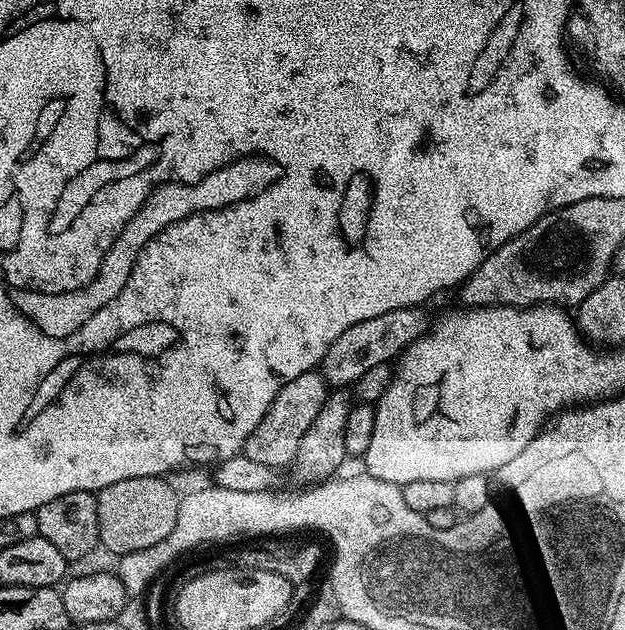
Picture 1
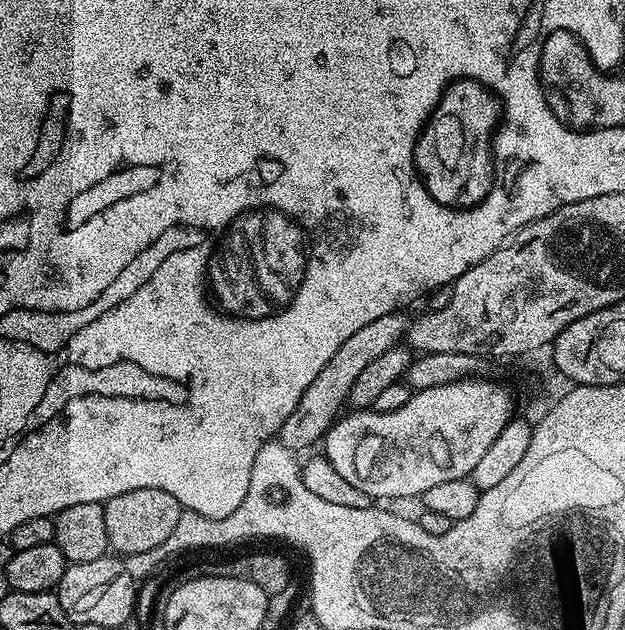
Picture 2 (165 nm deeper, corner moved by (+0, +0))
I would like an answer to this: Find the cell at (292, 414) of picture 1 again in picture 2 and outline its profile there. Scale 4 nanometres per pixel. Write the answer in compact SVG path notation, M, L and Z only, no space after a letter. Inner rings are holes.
M400 310L386 314L382 318L370 322L370 326L362 326L362 330L358 330L358 334L346 338L346 342L342 342L342 346L338 346L338 354L334 354L334 358L330 358L330 362L326 362L326 366L322 366L318 378L314 378L314 382L310 382L306 394L302 394L302 398L298 398L298 406L294 406L294 414L290 414L290 418L286 418L286 422L280 427L278 440L284 443L281 445L285 449L308 448L311 444L319 445L323 441L328 429L336 423L341 415L340 407L345 407L350 386L354 386L358 374L362 374L362 370L366 370L366 366L370 362L374 362L374 358L378 358L378 354L386 354L386 350L397 347L405 339L410 320L409 317L404 317L404 314Z

